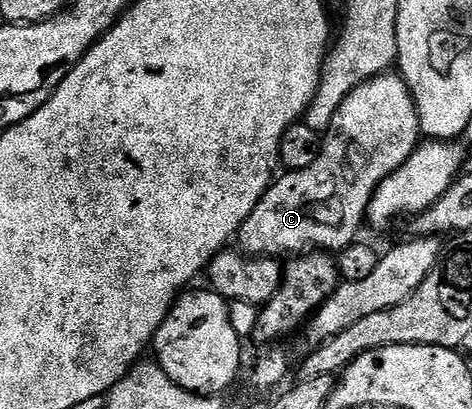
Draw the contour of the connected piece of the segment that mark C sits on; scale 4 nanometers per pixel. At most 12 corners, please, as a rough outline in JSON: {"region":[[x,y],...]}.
{"region":[[397,72],[343,100],[311,168],[235,235],[278,260],[358,241],[422,138]]}

